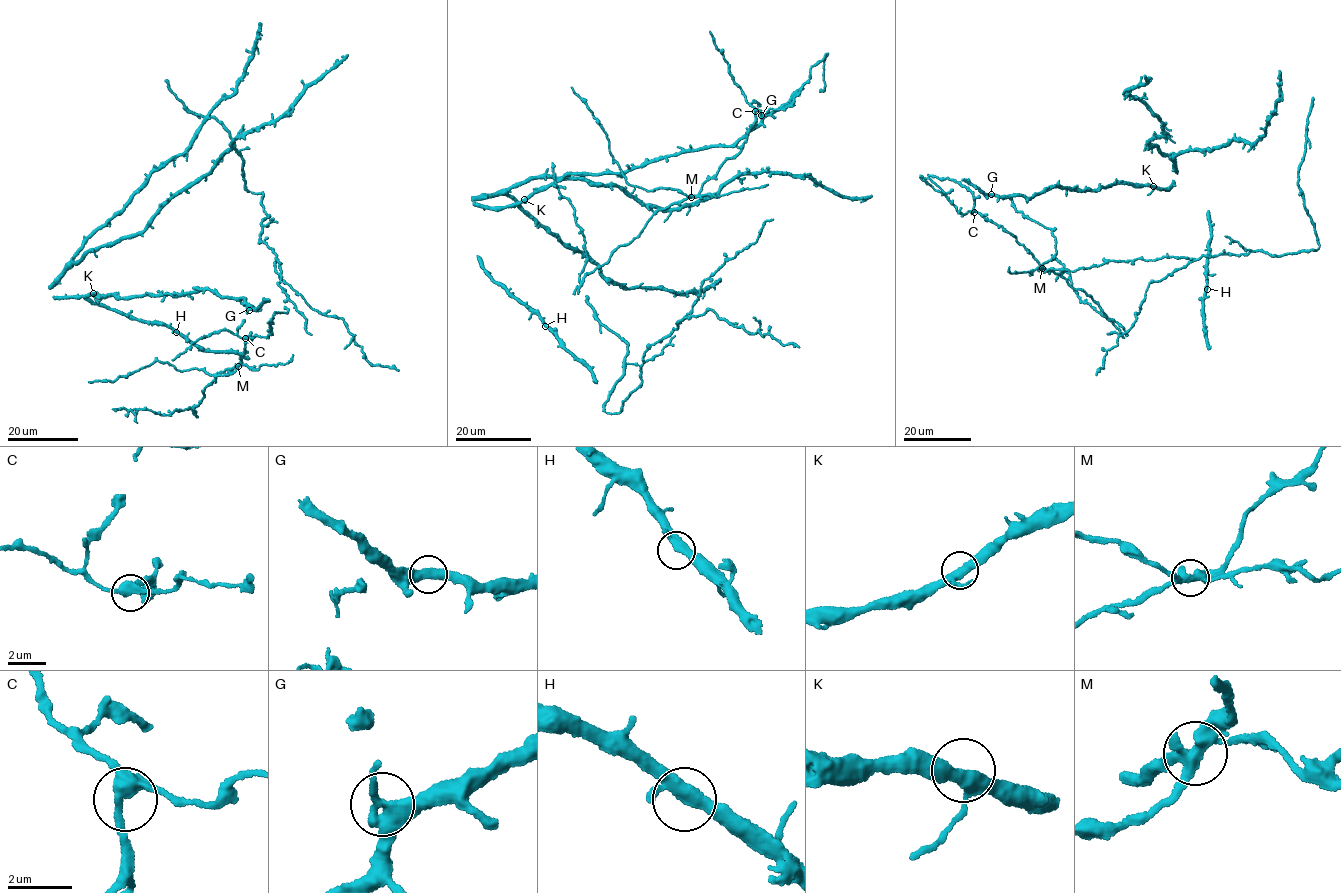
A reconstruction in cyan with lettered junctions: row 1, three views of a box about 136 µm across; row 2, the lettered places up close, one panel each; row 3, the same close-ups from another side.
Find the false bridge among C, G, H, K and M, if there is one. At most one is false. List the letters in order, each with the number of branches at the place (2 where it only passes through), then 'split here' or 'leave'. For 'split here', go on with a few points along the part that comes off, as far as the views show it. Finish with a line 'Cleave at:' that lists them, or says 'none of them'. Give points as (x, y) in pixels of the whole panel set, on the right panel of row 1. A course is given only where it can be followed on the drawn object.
C: branches 3; leave
G: branches 3; leave
H: branches 3; leave
K: branches 3; leave
M: branches 3; split here; course (1042, 268), (1039, 271), (1038, 268), (1053, 260), (1057, 253), (1052, 230), (1018, 211), (1008, 195)
Cleave at: M

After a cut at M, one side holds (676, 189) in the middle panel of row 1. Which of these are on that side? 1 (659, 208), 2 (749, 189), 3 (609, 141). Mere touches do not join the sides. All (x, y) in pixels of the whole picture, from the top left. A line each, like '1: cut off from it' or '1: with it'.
1: cut off from it
2: with it
3: with it

